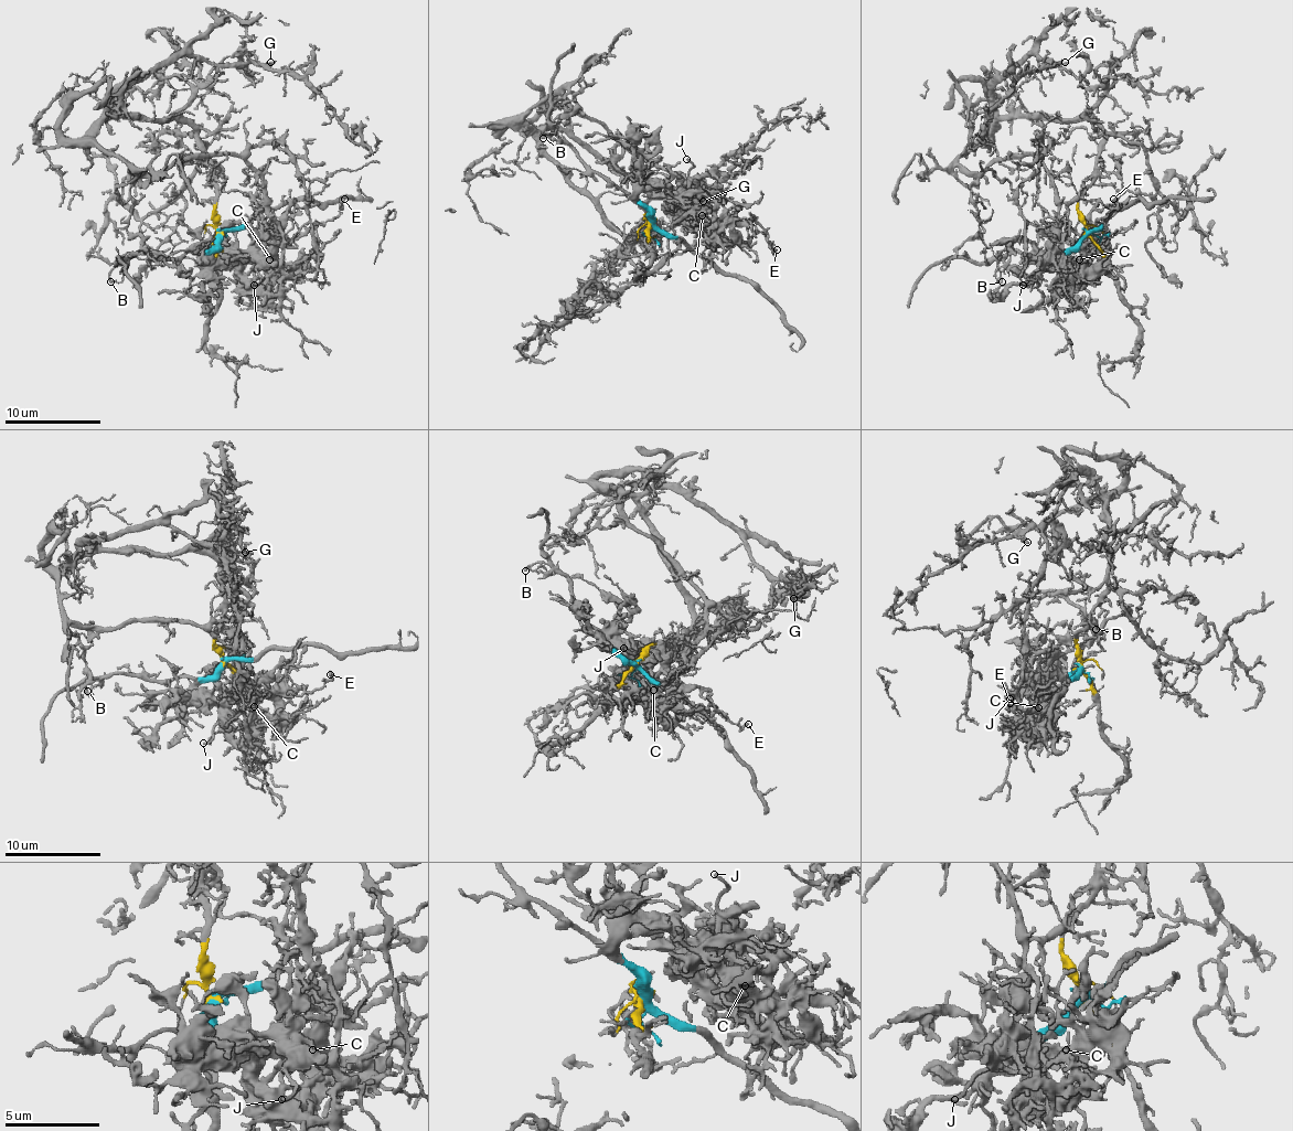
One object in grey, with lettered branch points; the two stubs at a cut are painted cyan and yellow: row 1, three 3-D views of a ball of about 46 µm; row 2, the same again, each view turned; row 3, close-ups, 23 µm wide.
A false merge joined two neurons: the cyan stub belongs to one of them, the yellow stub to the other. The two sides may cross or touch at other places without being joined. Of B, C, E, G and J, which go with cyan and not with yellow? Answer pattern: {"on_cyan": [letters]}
{"on_cyan": ["B", "C", "E", "J"]}

